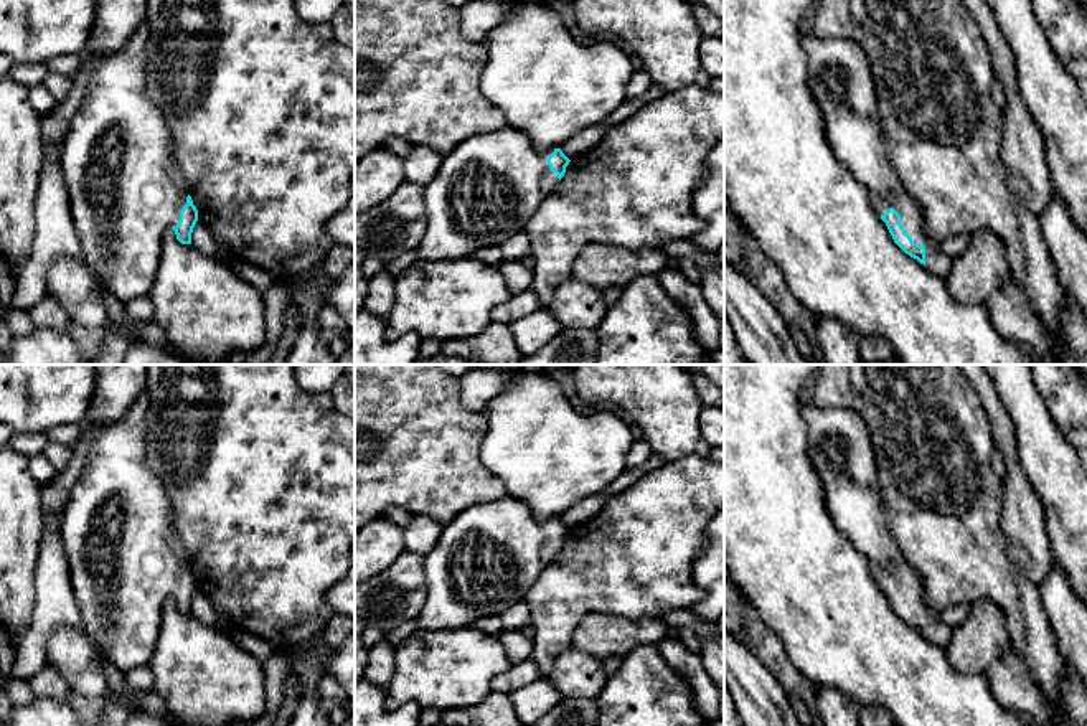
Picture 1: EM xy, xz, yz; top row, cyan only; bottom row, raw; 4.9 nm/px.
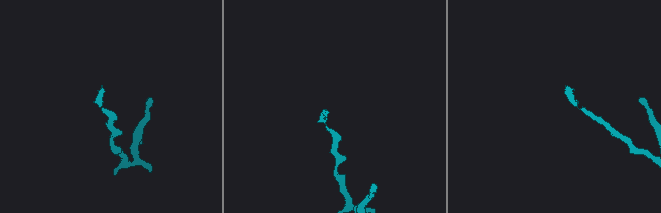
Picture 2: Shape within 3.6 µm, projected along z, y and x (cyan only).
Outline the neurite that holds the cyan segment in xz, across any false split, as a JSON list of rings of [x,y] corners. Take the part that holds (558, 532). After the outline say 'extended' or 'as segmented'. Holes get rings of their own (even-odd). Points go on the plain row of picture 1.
[[[554,518],[554,521],[548,526],[549,540],[556,543],[559,549],[564,546],[569,531],[571,530],[562,523],[561,518]]]; as segmented

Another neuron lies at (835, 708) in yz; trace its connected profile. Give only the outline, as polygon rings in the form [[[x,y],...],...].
[[[820,686],[816,710],[821,726],[859,726],[861,705],[833,686]]]

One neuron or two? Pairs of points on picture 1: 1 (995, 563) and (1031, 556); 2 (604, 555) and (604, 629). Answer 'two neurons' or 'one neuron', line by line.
1: two neurons
2: two neurons

